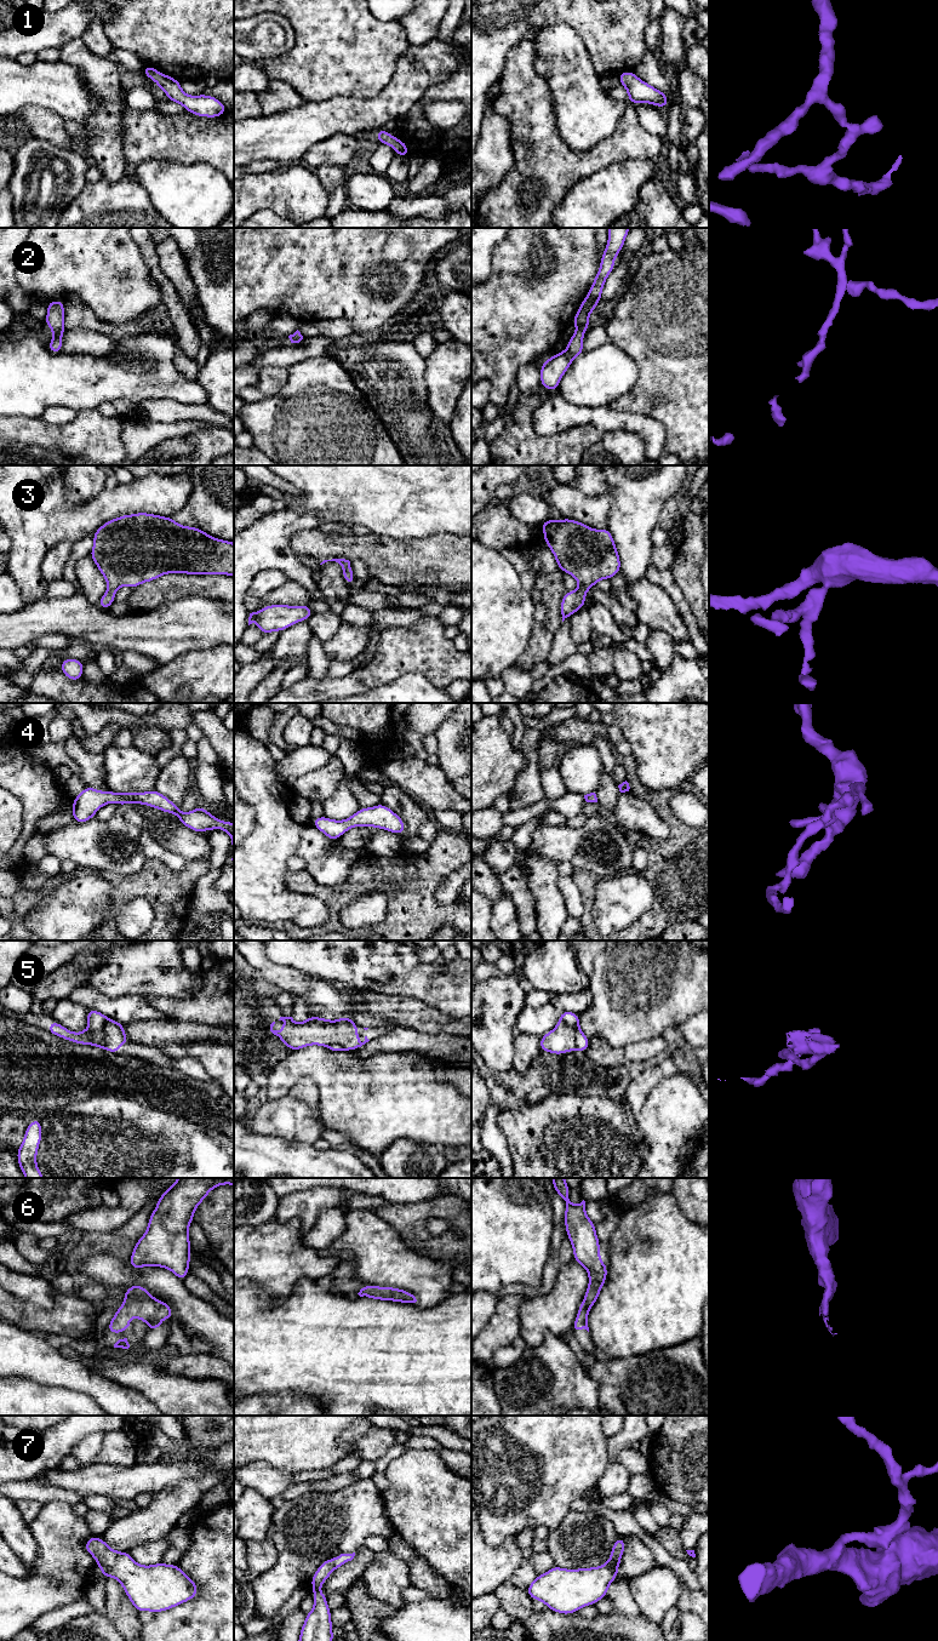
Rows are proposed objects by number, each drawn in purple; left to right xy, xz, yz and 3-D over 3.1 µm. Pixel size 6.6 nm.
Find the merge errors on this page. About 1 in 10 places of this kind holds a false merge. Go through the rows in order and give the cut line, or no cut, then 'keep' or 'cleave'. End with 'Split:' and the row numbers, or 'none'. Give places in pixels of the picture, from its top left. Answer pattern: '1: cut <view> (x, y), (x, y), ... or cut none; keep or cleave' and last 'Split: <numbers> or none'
1: cut none; keep
2: cut none; keep
3: cut none; keep
4: cut none; keep
5: cut yz (560, 1018), (575, 1029), (577, 1047); cleave
6: cut none; keep
7: cut none; keep
Split: 5

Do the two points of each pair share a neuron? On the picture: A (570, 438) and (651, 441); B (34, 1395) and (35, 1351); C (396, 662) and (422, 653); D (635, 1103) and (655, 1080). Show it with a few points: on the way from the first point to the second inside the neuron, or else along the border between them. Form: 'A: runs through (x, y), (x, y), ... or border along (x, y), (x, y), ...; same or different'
A: border along (575, 426), (595, 426), (602, 432); different
B: border along (12, 1376), (62, 1388); different
C: runs through (402, 656), (405, 653), (416, 653); same
D: runs through (635, 1097), (648, 1084); same

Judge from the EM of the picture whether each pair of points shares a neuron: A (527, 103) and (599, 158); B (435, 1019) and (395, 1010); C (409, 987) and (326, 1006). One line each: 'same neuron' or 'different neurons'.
A: same neuron
B: same neuron
C: different neurons

